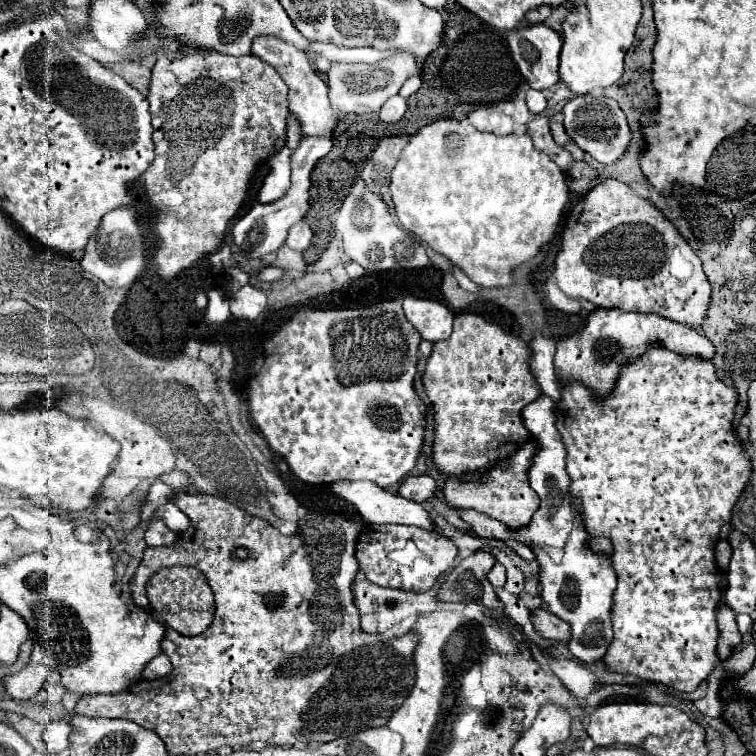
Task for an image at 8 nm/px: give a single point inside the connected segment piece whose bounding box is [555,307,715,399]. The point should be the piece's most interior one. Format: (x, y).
(610, 337)

